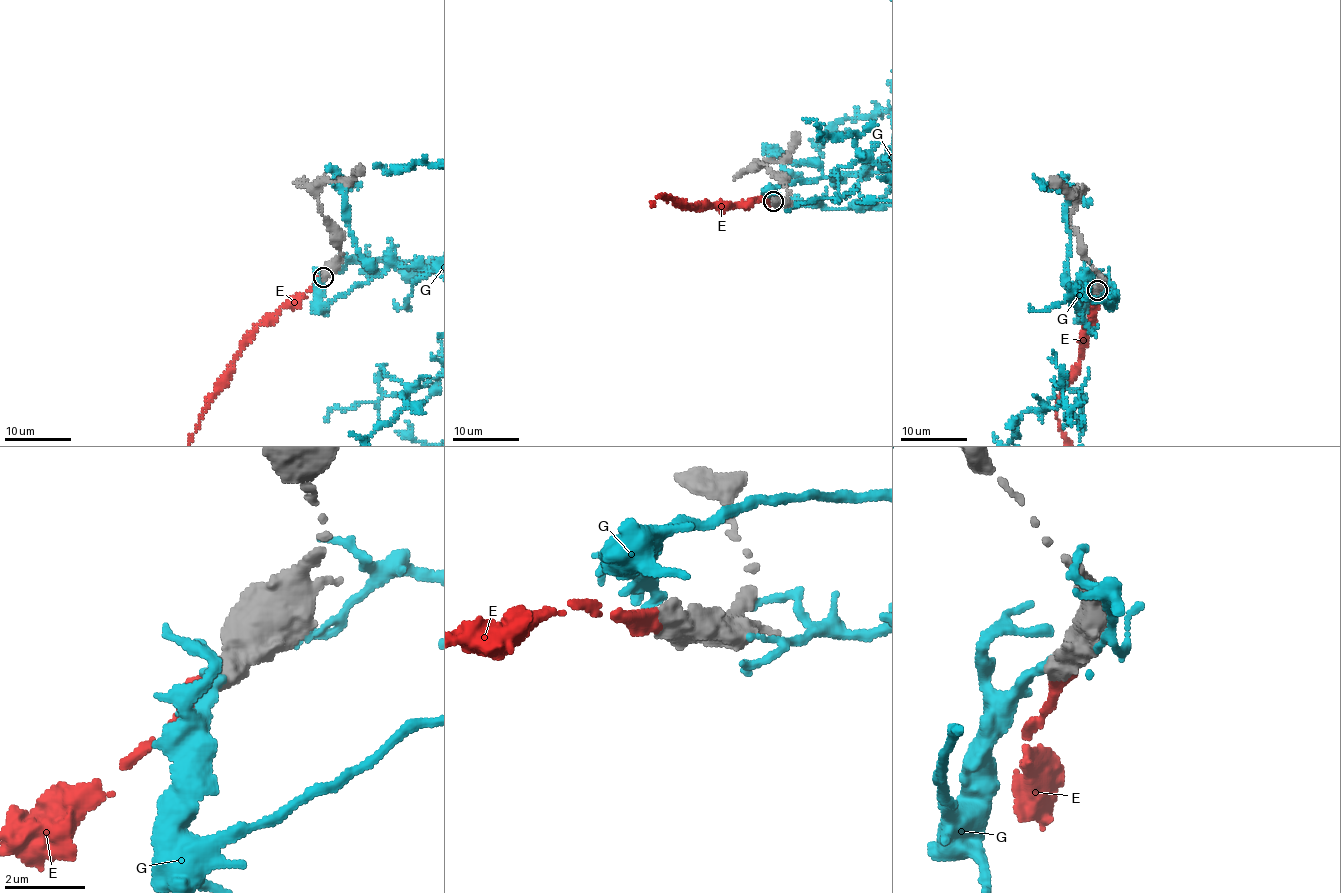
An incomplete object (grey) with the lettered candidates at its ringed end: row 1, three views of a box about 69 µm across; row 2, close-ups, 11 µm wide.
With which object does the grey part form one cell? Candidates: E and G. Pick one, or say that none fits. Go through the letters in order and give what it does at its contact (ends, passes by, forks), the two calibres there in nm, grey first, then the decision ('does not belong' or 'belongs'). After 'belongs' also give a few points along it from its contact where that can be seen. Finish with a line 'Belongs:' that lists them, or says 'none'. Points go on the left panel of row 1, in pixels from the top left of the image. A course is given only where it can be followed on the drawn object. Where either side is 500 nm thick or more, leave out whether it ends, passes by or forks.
E: 650 nm thick on the grey side, 500 nm on the other; belongs
G: 600 nm thick on the grey side, 320 nm on the other; does not belong
Belongs: E

